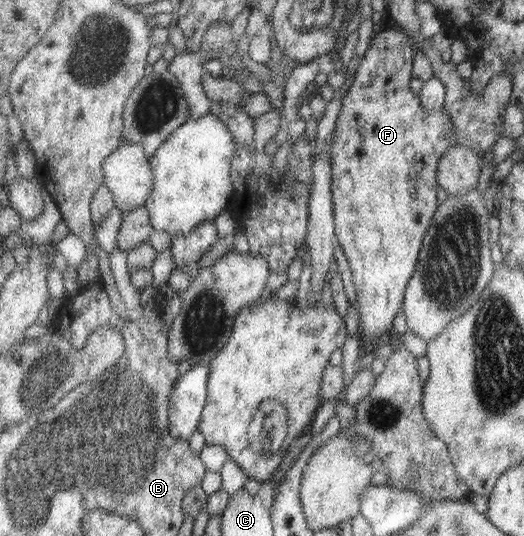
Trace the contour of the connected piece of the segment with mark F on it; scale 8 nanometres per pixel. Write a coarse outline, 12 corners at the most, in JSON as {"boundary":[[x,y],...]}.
{"boundary":[[385,29],[342,99],[334,219],[359,339],[393,334],[452,115]]}

